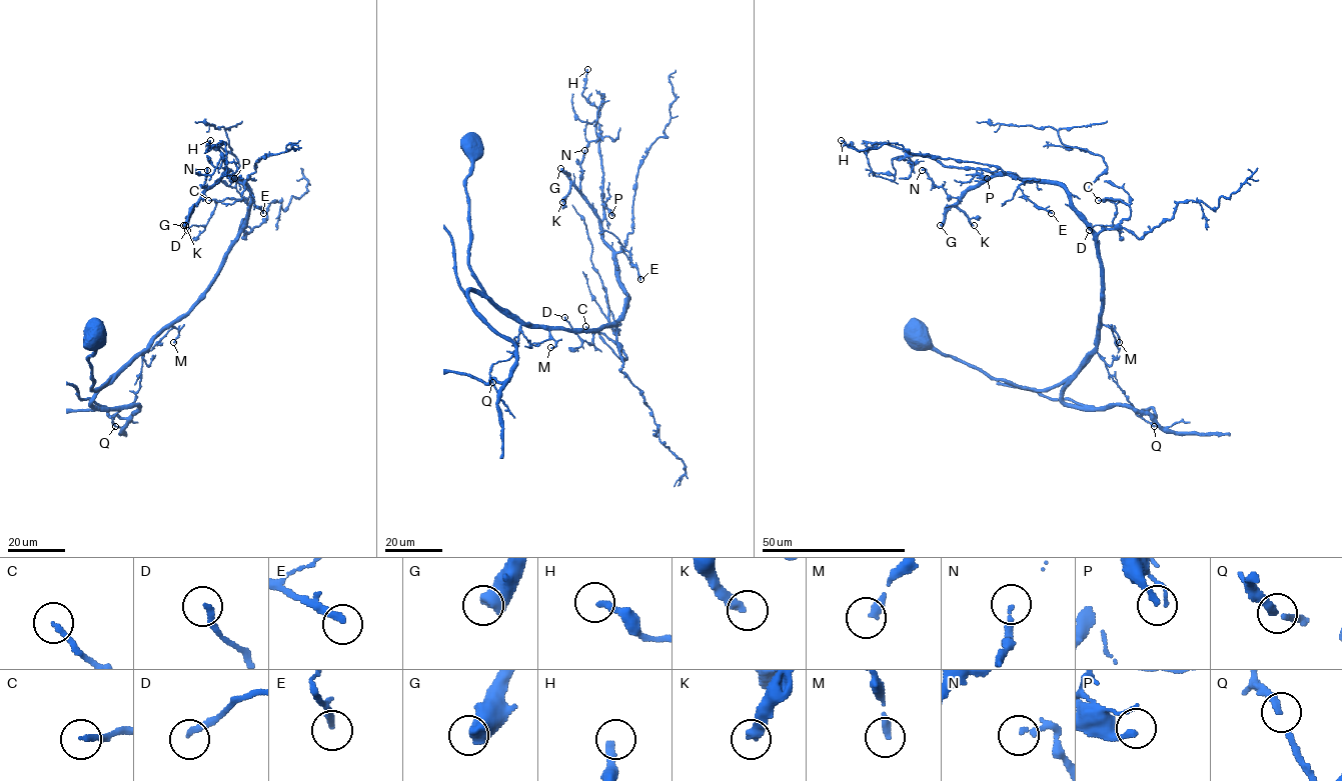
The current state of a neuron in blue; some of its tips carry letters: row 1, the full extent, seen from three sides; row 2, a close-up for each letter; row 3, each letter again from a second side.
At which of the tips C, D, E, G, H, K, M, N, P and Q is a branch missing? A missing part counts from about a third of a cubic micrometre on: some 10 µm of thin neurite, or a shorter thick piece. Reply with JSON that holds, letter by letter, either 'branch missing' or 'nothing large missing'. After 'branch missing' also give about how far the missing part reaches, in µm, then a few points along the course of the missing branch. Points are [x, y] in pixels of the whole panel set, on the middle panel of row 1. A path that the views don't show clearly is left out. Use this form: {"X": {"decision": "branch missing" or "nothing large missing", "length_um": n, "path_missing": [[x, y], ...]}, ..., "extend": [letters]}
{"C": {"decision": "nothing large missing"}, "D": {"decision": "branch missing", "length_um": 20}, "E": {"decision": "nothing large missing"}, "G": {"decision": "branch missing", "length_um": 80}, "H": {"decision": "nothing large missing"}, "K": {"decision": "branch missing", "length_um": 50}, "M": {"decision": "nothing large missing"}, "N": {"decision": "nothing large missing"}, "P": {"decision": "nothing large missing"}, "Q": {"decision": "nothing large missing"}, "extend": ["D", "G", "K"]}

